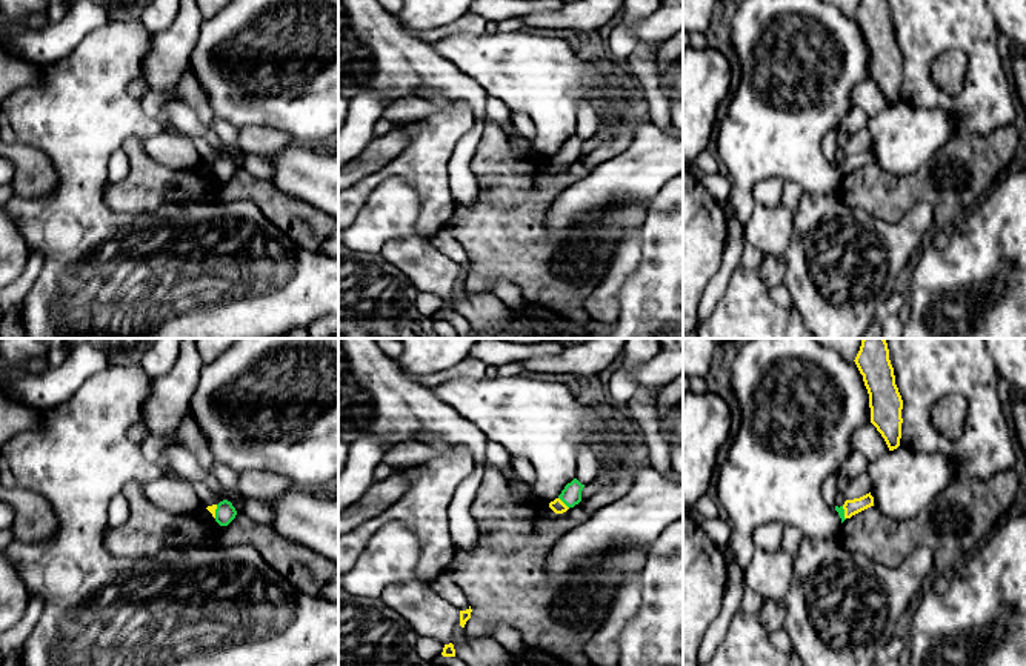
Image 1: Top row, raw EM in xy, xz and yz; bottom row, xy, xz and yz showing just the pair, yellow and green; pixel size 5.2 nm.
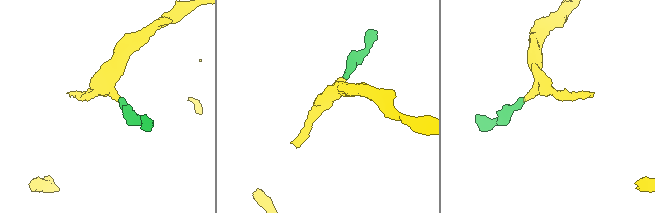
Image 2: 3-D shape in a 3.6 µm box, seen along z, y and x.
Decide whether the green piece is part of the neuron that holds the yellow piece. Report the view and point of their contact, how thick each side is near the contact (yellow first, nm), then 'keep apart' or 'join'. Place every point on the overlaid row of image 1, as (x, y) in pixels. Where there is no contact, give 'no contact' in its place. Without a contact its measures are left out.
xz (563, 503) | 70/110 nm | join

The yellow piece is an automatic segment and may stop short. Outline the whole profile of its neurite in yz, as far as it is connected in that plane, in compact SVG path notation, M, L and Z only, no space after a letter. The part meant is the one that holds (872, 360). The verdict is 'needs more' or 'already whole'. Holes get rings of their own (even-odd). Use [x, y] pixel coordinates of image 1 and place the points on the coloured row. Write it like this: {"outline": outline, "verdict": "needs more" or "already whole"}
{"outline": "M863 338L855 365L869 394L871 423L889 451L900 446L903 400L895 385L894 368L884 338Z", "verdict": "already whole"}

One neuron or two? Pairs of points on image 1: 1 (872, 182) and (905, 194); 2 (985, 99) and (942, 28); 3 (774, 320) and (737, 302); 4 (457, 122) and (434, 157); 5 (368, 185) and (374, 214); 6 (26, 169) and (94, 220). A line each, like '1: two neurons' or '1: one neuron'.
1: one neuron
2: one neuron
3: one neuron
4: one neuron
5: two neurons
6: two neurons

